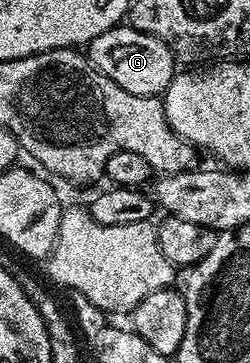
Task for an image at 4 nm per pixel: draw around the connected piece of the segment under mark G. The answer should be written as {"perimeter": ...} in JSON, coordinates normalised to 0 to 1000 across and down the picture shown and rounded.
{"perimeter":[[[476,69],[400,91],[400,102],[352,124],[352,160],[380,190],[416,201],[416,212],[464,223],[480,245],[548,262],[644,264],[704,204],[696,138],[656,113],[560,91],[516,69]]]}

